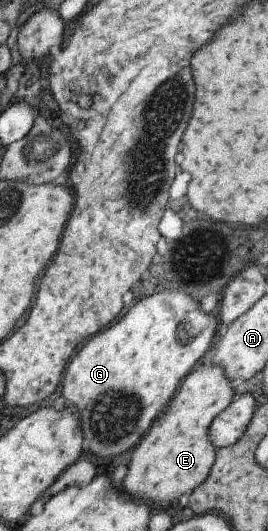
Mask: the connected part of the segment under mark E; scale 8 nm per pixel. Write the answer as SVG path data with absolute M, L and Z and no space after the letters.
M198 363L182 380L178 392L170 398L158 420L154 420L150 432L146 432L132 450L121 492L126 492L130 498L166 507L184 492L202 484L216 452L207 437L207 430L212 419L230 404L233 387L218 365Z

